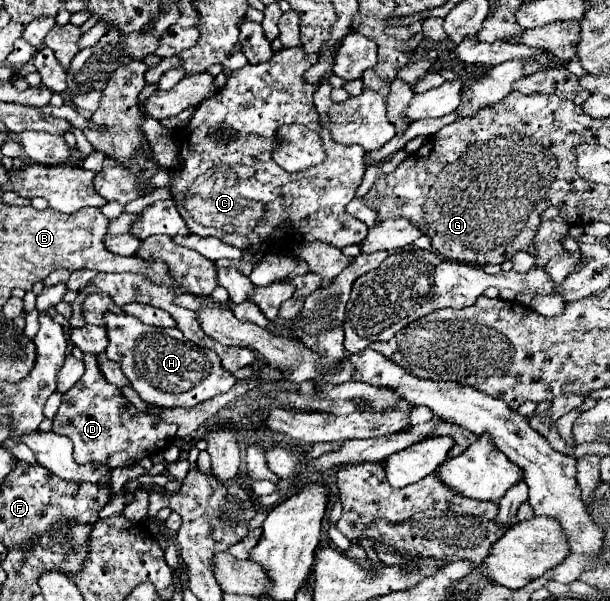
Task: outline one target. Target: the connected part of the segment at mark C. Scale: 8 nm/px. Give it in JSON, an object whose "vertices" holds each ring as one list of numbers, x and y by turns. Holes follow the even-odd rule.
{"vertices":[[296,46,296,48,284,48,276,52,264,64,256,64,256,66,246,64,244,68,228,76,228,82,218,92,218,96,198,104,190,122,182,130,178,130,176,136,178,136,180,158,182,158,180,168,176,168,176,172,164,172,164,168,158,166,158,172,146,180,146,188,154,190,154,188,168,186,172,192,172,200,176,202,178,212,182,214,190,232,198,236,208,236,210,232,228,245,241,250,256,246,260,248,260,252,268,252,270,245,281,242,284,236,296,236,300,244,312,244,320,240,334,248,344,248,348,244,358,244,364,240,368,226,356,220,352,214,348,214,346,204,356,196,356,190,368,168,366,164,368,152,362,146,344,146,334,142,330,130,320,126,320,116,312,102,312,96,318,90,318,86,308,84,304,80,304,72,310,66,314,66,316,60,318,54,308,54,304,52,302,46],[290,122,304,124,309,129,320,132,328,154,326,162,300,174,290,174,286,170,280,170,280,166,270,156,274,144,274,132,282,124,290,124]]}

